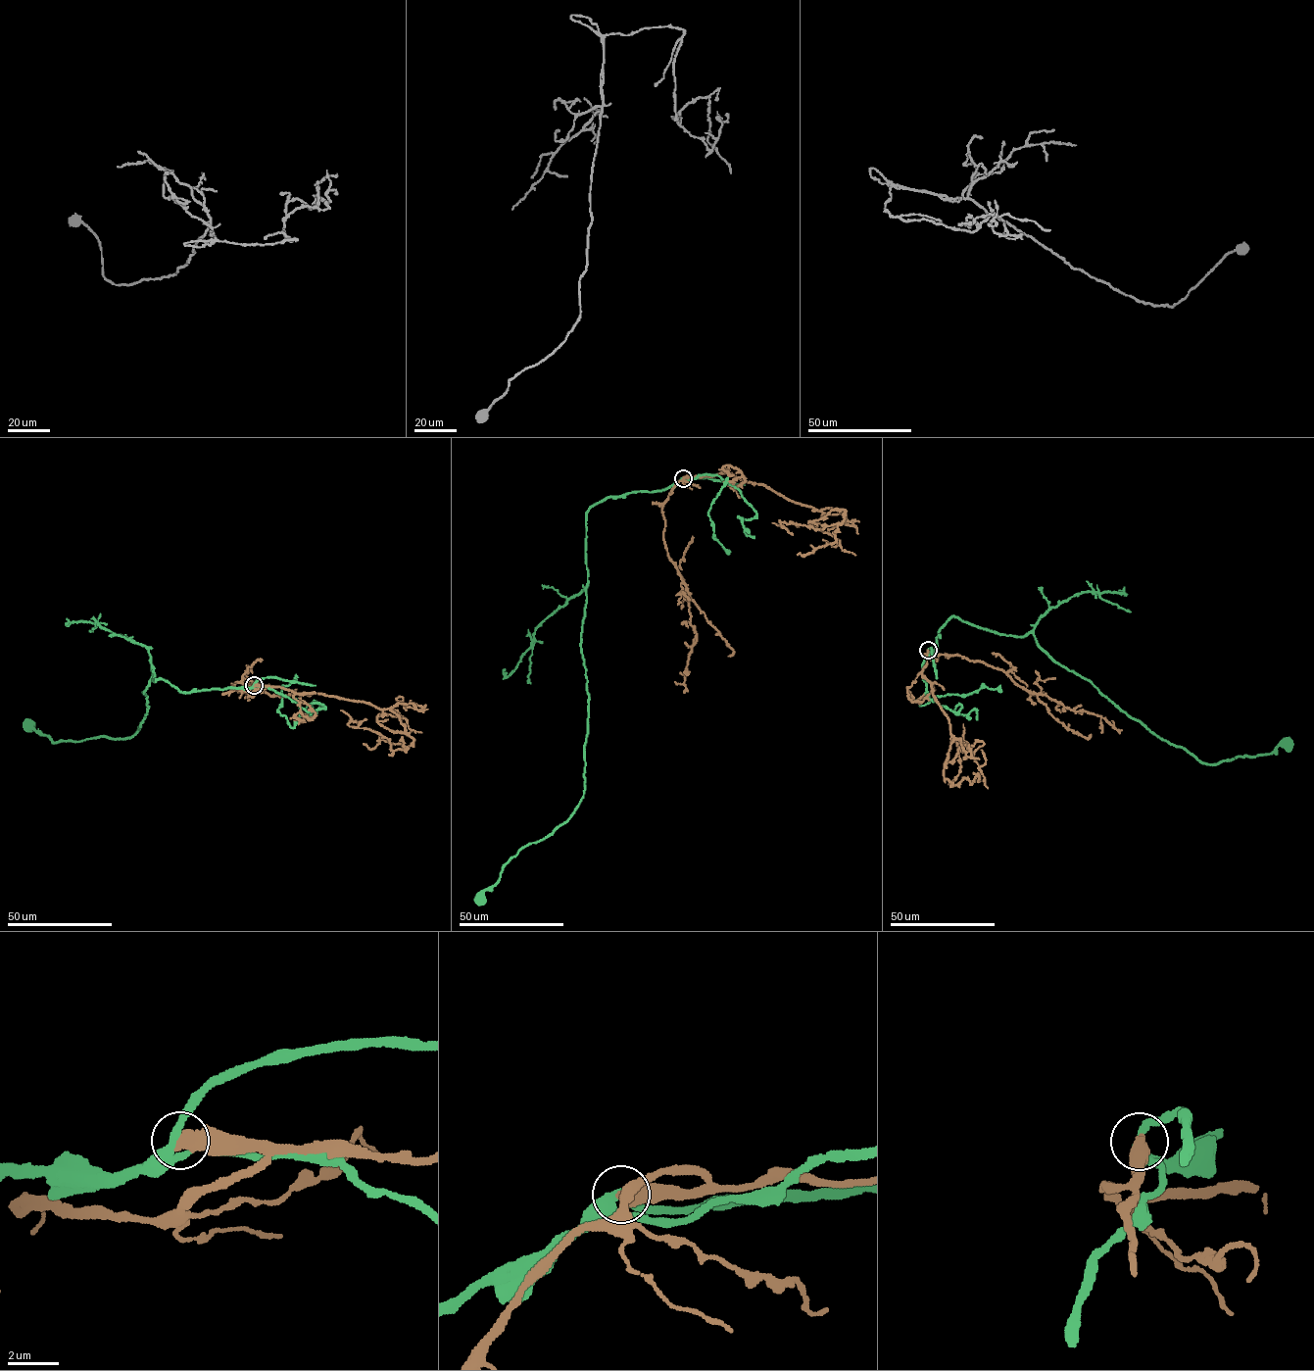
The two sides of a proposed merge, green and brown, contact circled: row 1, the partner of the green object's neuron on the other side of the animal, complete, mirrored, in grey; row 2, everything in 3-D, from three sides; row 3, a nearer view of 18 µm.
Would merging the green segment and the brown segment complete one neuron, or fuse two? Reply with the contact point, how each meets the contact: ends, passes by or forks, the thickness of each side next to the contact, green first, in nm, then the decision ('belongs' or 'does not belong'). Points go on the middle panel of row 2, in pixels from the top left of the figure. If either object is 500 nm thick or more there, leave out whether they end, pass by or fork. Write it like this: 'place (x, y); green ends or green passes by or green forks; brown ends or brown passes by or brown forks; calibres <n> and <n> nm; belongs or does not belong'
place (683, 478); calibres 320 and 550 nm; does not belong

